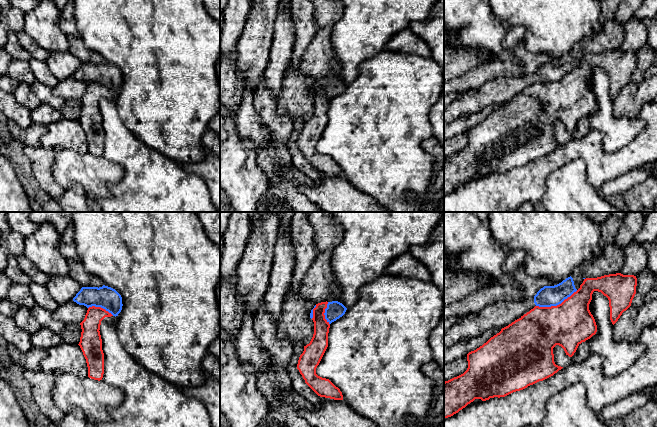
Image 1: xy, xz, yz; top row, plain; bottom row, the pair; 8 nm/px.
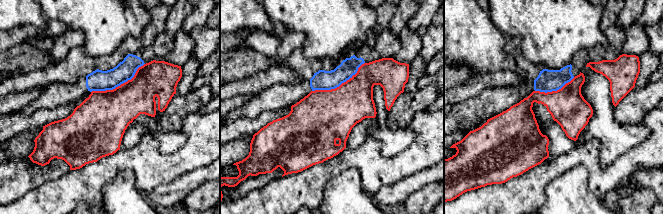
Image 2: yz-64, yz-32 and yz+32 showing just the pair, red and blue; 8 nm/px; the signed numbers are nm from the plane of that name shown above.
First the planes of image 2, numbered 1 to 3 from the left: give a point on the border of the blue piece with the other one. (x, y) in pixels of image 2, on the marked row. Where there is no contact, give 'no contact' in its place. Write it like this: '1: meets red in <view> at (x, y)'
1: meets red in yz-64 at (120, 85)
2: meets red in yz-32 at (340, 85)
3: meets red in yz+32 at (554, 91)

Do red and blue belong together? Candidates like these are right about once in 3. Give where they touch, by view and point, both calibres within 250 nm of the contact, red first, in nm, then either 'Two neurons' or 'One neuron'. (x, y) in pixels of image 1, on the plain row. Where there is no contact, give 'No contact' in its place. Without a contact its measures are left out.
Touches red at yz (557, 81). Thickness 360 nm (red) against 170 nm. Two neurons

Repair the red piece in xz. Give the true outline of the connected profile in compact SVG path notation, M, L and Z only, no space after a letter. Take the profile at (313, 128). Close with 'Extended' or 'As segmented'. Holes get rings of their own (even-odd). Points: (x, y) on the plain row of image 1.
M328 78L316 80L313 85L314 110L309 120L304 122L300 131L297 145L302 151L305 159L320 173L334 176L343 176L342 168L329 155L322 154L316 150L327 123L330 100L325 95L325 85Z. As segmented

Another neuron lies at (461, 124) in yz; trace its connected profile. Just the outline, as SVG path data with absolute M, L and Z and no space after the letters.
M501 105L488 106L479 113L460 116L452 122L444 122L444 140L449 139L454 135L461 134L469 128L476 126L500 107Z

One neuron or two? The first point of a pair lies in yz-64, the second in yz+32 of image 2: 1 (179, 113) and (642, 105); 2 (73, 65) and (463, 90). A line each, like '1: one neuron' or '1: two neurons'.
1: one neuron
2: one neuron

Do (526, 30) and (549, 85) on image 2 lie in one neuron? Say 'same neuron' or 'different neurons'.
different neurons

